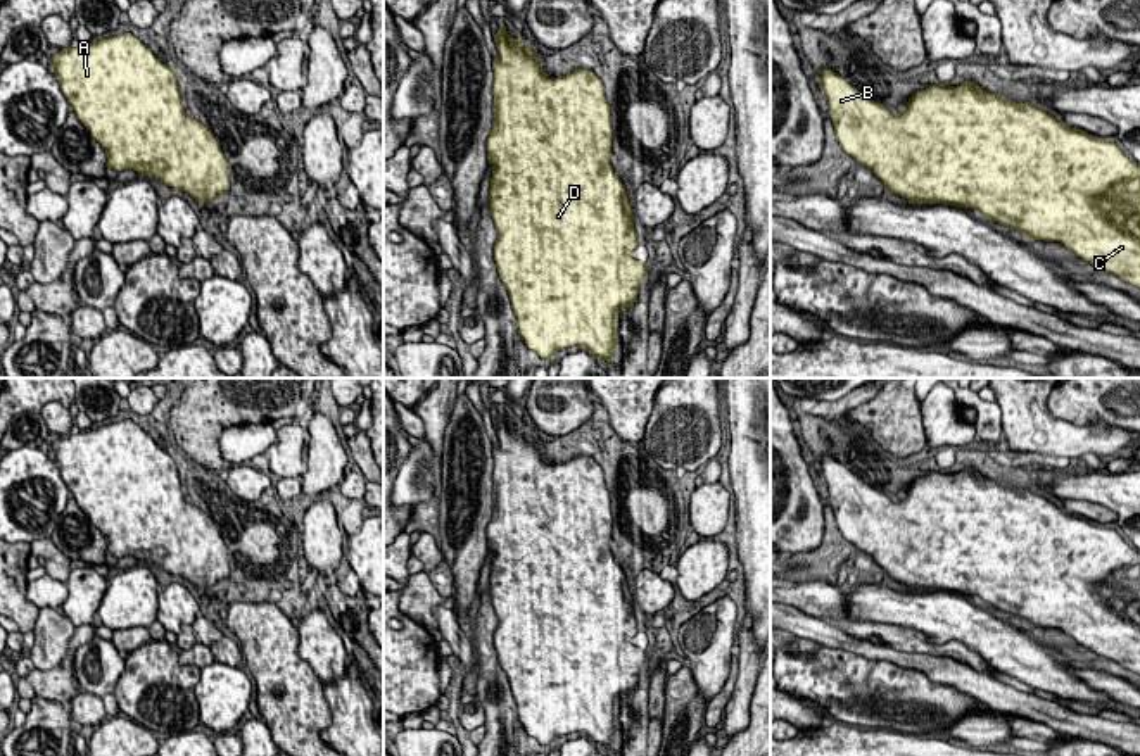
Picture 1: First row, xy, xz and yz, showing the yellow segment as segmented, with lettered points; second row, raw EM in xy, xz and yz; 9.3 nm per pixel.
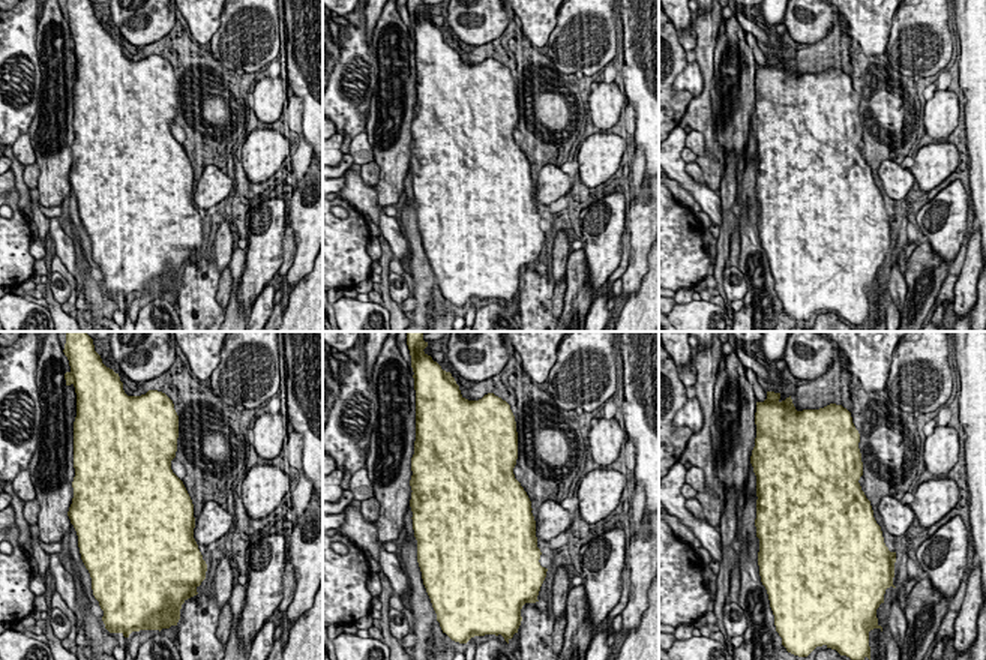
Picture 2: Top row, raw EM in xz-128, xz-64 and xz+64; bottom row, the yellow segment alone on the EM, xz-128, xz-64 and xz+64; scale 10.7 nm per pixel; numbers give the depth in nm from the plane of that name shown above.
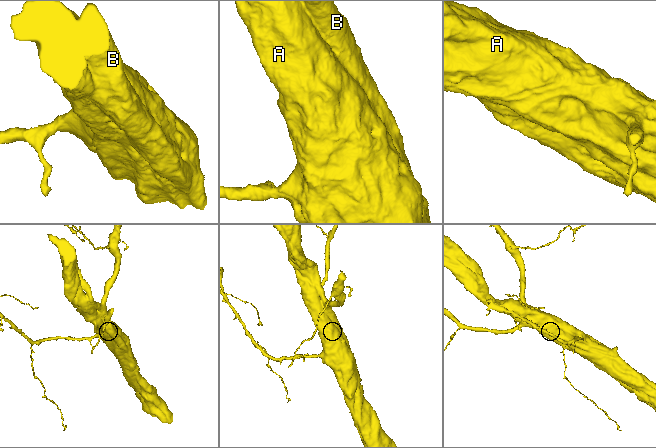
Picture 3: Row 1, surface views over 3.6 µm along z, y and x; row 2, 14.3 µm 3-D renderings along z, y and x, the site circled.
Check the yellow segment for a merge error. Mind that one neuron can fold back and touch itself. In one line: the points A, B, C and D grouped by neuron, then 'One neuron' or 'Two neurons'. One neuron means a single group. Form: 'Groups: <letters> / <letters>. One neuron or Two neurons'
Groups: A B C D. One neuron

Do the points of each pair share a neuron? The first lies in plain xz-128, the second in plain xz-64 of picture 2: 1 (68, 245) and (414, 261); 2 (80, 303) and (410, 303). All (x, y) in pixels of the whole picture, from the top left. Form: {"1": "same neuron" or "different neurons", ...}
{"1": "different neurons", "2": "same neuron"}

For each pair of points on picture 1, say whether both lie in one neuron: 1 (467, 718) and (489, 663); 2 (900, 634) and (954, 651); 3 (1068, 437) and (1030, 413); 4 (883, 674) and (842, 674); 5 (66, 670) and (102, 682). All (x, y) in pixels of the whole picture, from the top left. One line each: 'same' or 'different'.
1: different
2: same
3: same
4: same
5: different

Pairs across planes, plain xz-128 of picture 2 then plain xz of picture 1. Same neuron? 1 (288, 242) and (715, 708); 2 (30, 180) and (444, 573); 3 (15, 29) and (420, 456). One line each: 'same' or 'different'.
1: same
2: same
3: same

